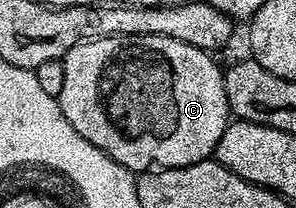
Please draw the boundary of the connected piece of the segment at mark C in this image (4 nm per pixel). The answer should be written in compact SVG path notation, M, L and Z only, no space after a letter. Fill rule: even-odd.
M109 35L103 39L93 39L68 49L68 53L62 56L64 85L56 98L64 117L68 117L68 125L72 125L72 129L76 129L76 133L80 133L80 137L92 141L92 145L96 145L96 149L100 149L105 155L112 157L112 161L124 165L132 172L145 173L151 169L192 165L213 156L220 137L224 137L226 124L231 122L232 119L228 97L222 84L224 71L221 66L218 68L218 63L214 58L215 56L211 52L201 51L196 45L188 45L184 41L176 41L172 37L160 37L159 35Z

